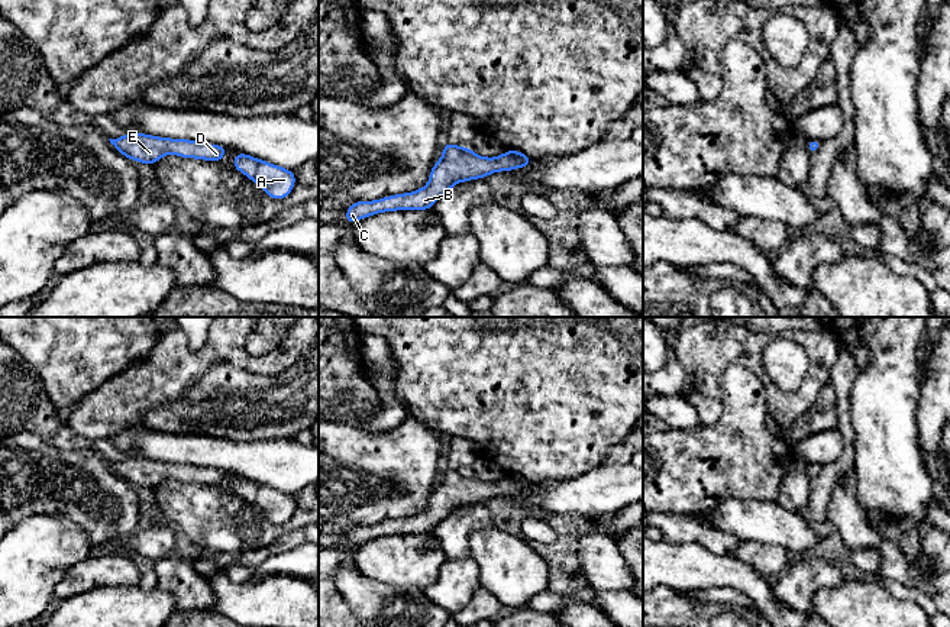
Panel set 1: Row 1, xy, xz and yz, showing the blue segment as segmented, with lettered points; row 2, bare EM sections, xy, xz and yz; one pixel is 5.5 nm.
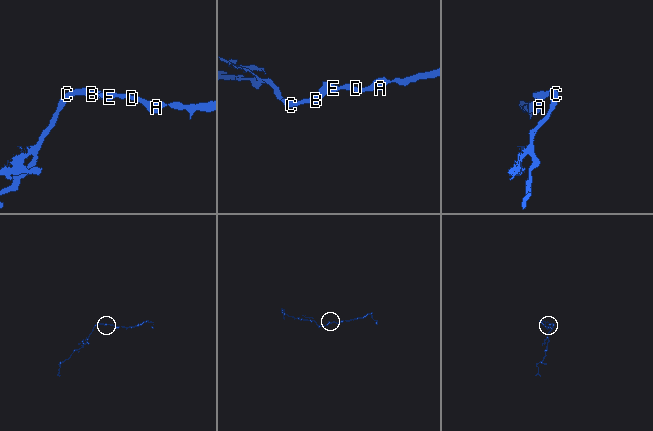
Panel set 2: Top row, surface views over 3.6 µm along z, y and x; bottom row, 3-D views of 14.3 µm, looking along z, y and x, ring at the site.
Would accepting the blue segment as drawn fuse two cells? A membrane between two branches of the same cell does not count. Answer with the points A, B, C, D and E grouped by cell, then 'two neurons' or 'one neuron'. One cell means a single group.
A B C D E; one neuron

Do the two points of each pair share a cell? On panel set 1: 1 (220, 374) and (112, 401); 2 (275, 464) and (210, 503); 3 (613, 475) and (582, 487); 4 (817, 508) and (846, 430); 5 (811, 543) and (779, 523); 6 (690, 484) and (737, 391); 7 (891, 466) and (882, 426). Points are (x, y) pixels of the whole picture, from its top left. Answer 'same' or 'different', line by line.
1: different
2: different
3: same
4: same
5: same
6: same
7: same

